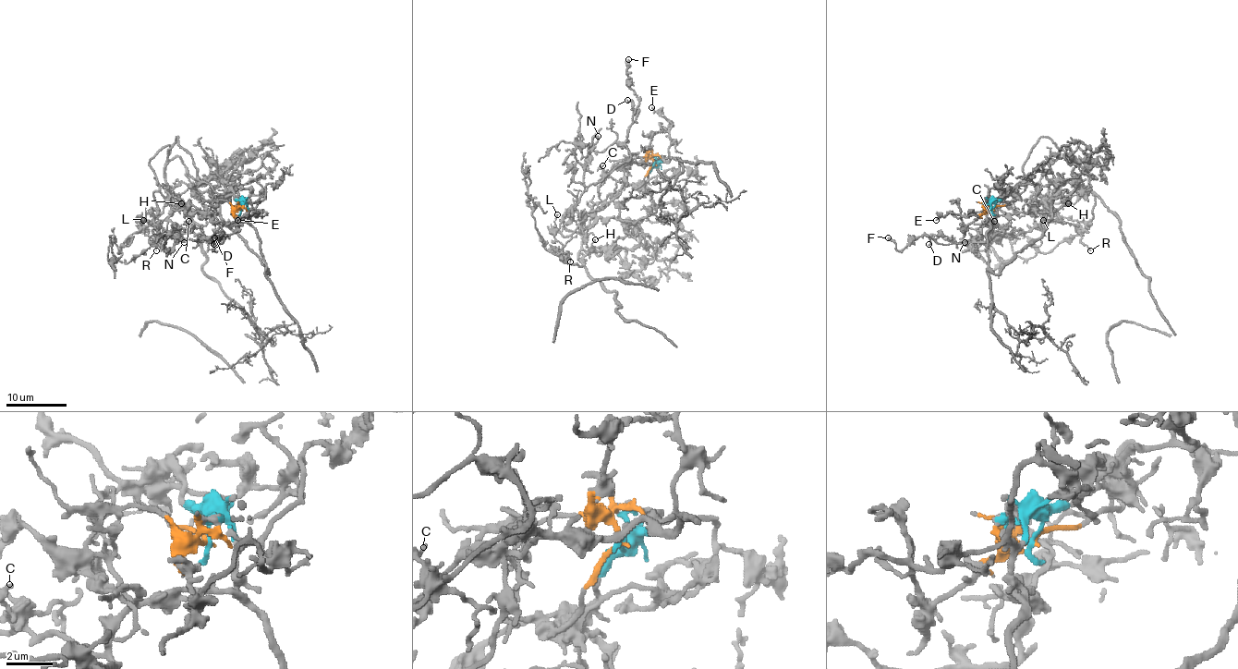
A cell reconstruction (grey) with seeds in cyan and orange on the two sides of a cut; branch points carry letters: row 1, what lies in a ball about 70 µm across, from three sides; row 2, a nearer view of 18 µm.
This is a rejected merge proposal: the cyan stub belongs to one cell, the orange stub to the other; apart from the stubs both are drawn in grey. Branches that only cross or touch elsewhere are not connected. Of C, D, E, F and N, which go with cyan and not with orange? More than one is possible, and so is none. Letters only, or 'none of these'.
C, D, E, F, N

